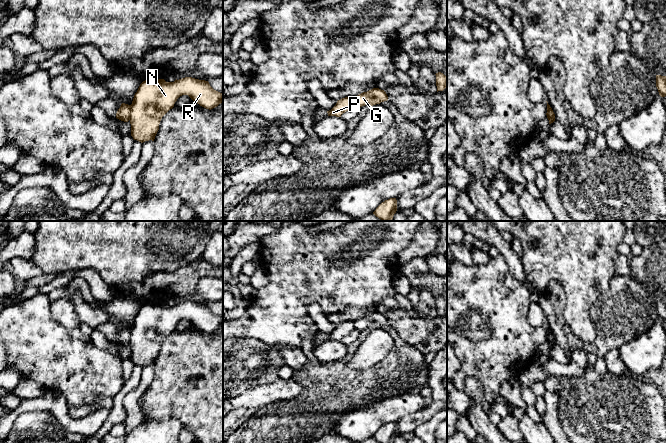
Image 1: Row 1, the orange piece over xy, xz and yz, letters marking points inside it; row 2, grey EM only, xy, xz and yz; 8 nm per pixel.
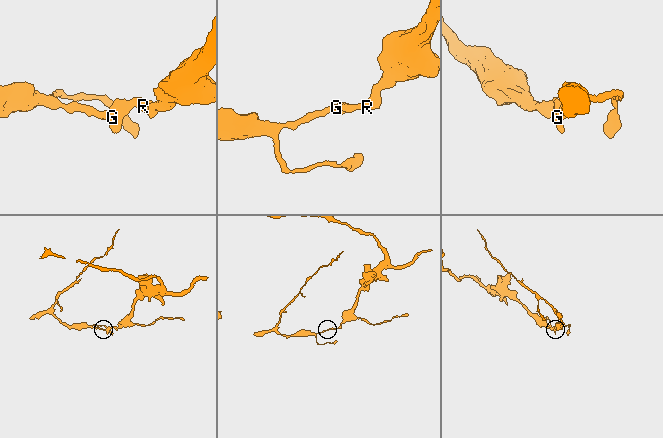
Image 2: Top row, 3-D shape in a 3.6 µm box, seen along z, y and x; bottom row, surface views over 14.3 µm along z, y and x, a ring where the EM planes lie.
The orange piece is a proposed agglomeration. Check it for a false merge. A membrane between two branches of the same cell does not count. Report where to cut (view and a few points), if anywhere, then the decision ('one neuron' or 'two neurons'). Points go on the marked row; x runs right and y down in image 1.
cut xy (130, 105), (130, 117), (128, 119); two neurons

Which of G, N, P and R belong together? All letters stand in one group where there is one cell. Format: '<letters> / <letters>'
G N R / P

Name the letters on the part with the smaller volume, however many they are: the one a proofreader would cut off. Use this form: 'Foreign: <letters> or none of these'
Foreign: P

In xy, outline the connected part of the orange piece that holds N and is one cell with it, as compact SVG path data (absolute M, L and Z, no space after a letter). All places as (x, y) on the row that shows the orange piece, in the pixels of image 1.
M192 77L176 79L174 82L147 79L140 84L130 105L129 120L133 139L141 143L154 141L162 117L182 95L188 95L209 110L223 103L223 93L214 90L205 80Z

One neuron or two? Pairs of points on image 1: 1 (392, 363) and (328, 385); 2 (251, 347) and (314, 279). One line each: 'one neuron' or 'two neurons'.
1: one neuron
2: two neurons

